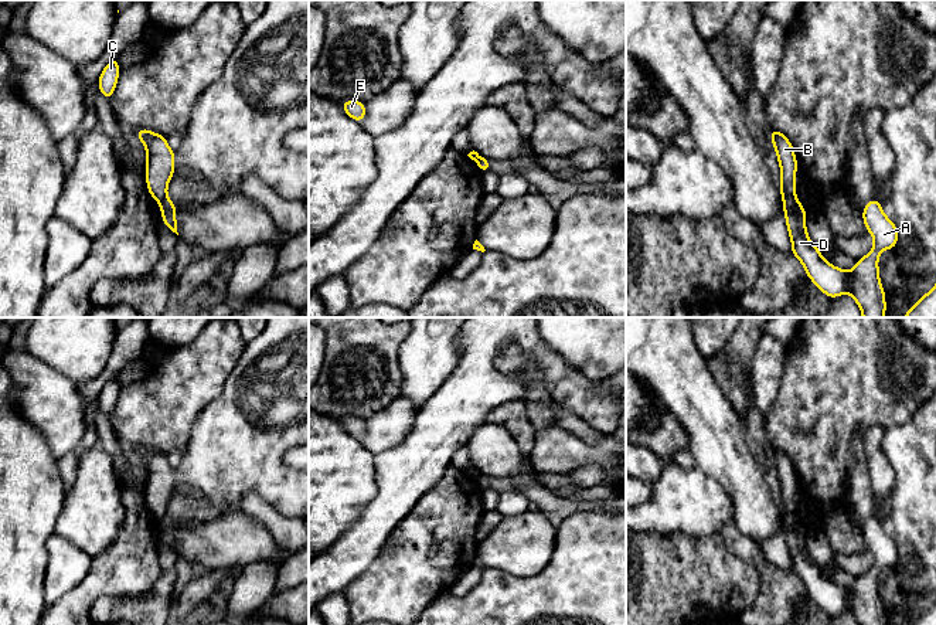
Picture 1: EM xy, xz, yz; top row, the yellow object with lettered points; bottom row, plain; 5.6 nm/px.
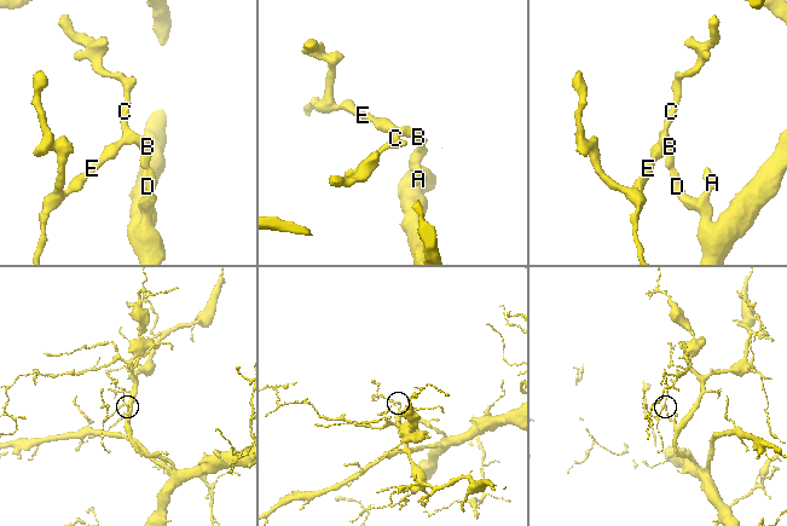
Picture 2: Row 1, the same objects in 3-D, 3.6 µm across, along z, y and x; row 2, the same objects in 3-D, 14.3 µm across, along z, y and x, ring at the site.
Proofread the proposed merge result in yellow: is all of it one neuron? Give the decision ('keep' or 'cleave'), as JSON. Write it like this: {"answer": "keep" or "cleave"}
{"answer": "cleave"}

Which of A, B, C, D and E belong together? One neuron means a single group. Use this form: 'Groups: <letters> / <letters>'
Groups: A D / B C E

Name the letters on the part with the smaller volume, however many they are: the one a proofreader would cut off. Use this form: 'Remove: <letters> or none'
Remove: B, C, E

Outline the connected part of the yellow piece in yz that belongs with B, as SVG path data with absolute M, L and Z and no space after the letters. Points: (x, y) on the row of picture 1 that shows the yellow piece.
M780 130L769 132L780 166L780 196L782 200L796 196L797 159L790 140Z

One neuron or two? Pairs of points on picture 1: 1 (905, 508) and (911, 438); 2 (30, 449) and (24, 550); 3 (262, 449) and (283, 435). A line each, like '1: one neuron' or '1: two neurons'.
1: one neuron
2: one neuron
3: one neuron

